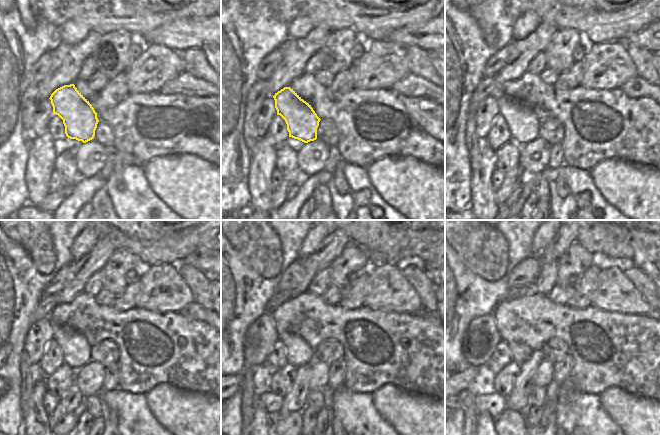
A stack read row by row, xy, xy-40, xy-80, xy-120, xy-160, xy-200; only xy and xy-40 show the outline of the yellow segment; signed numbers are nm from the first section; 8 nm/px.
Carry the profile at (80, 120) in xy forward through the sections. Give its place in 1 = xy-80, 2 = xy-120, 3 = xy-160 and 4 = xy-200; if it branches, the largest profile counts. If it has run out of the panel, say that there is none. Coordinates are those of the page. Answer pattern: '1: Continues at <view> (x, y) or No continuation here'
1: Continues at xy-80 (523, 123)
2: Continues at xy-120 (76, 351)
3: Continues at xy-160 (299, 352)
4: Continues at xy-200 (520, 352).

